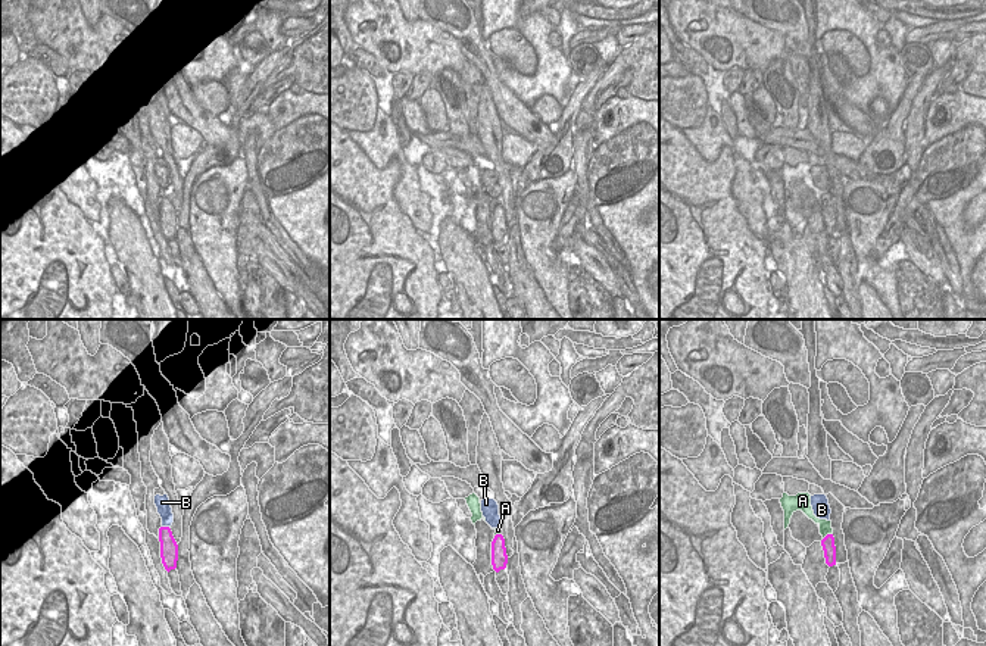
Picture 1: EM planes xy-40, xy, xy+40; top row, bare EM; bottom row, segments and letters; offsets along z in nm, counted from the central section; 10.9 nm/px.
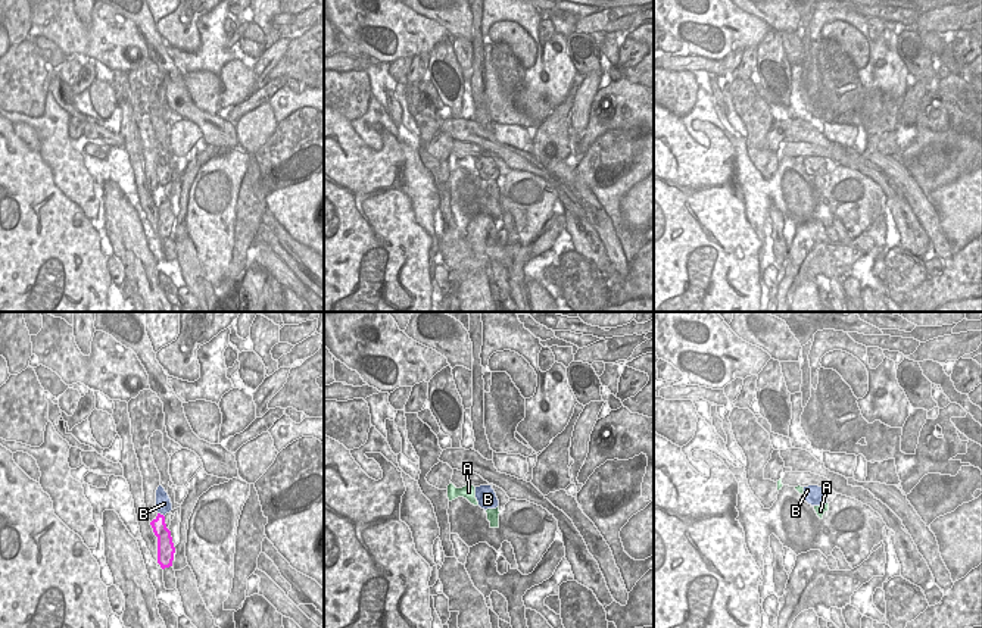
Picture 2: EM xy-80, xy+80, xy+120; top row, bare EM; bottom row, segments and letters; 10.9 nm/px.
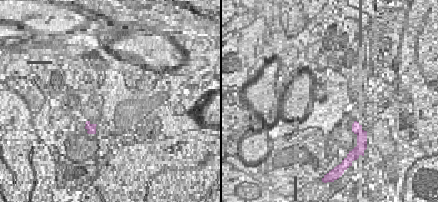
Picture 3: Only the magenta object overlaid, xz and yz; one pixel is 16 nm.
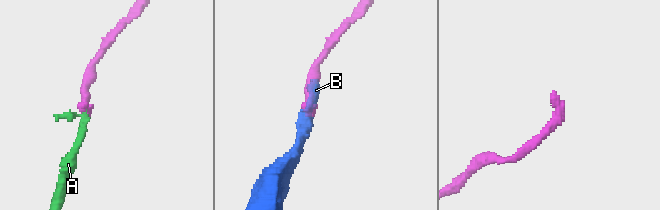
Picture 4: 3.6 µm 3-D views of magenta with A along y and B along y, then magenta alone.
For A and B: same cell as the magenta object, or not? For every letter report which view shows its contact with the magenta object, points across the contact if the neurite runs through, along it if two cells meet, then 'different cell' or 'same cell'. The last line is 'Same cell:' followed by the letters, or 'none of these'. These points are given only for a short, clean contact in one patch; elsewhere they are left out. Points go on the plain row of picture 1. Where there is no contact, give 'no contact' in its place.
A: contact in xy+40; way xy+40 (827, 214), (827, 205), (826, 199); same cell
B: contact in xy-40; border xy-40 (162, 196), (168, 197); different cell
Same cell: A

